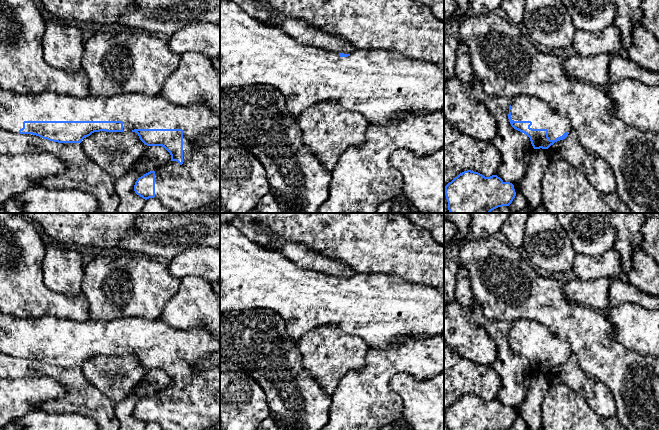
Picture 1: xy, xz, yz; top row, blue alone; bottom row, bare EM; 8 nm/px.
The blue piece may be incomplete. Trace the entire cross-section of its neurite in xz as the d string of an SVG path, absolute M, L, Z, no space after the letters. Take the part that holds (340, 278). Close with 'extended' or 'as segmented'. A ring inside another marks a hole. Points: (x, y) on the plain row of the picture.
M220 225L220 313L245 311L247 309L268 309L274 311L283 319L286 324L287 334L295 342L307 331L326 325L334 325L346 336L357 336L363 339L370 348L382 350L387 349L391 344L397 343L403 337L428 337L444 333L444 293L434 287L410 283L401 277L381 273L356 274L351 278L344 278L301 268L285 258L281 252L269 250L249 240L235 226Z | extended

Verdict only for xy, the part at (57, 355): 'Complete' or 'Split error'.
Split error

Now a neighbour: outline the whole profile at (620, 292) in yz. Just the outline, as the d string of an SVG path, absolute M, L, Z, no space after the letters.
M612 280L608 294L609 307L616 307L623 303L634 303L645 309L659 309L659 296L640 291L628 281Z

